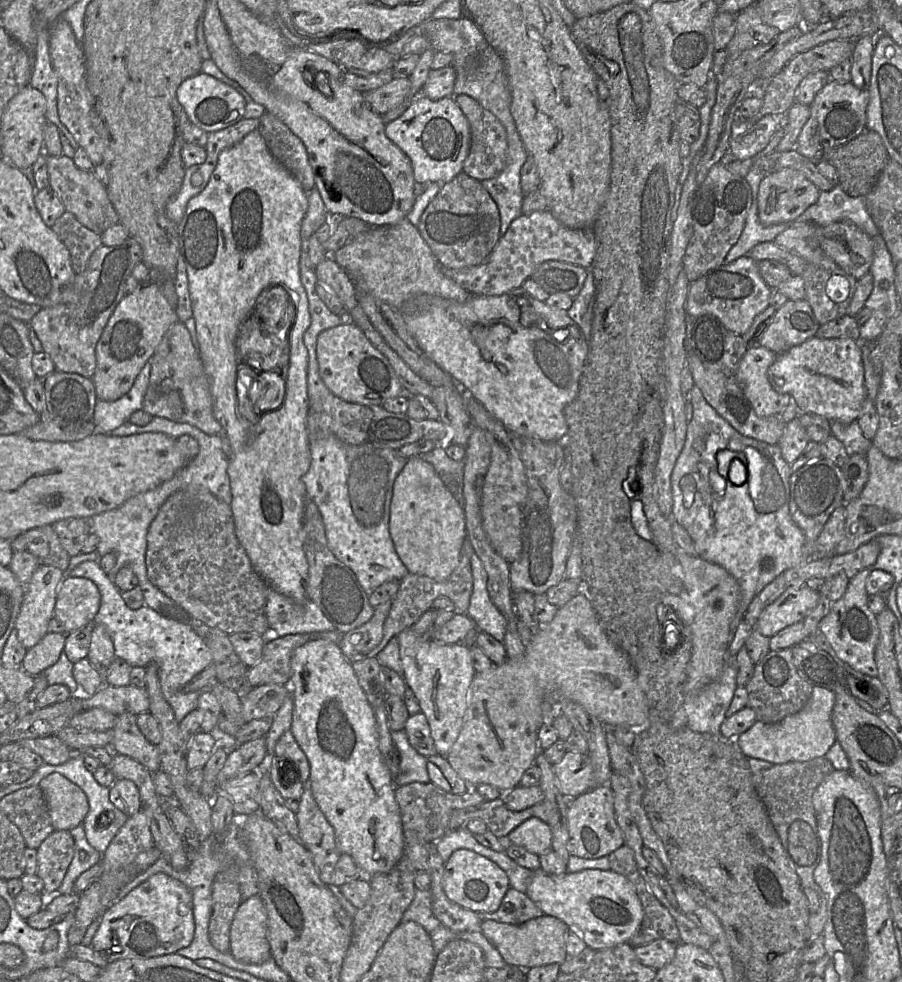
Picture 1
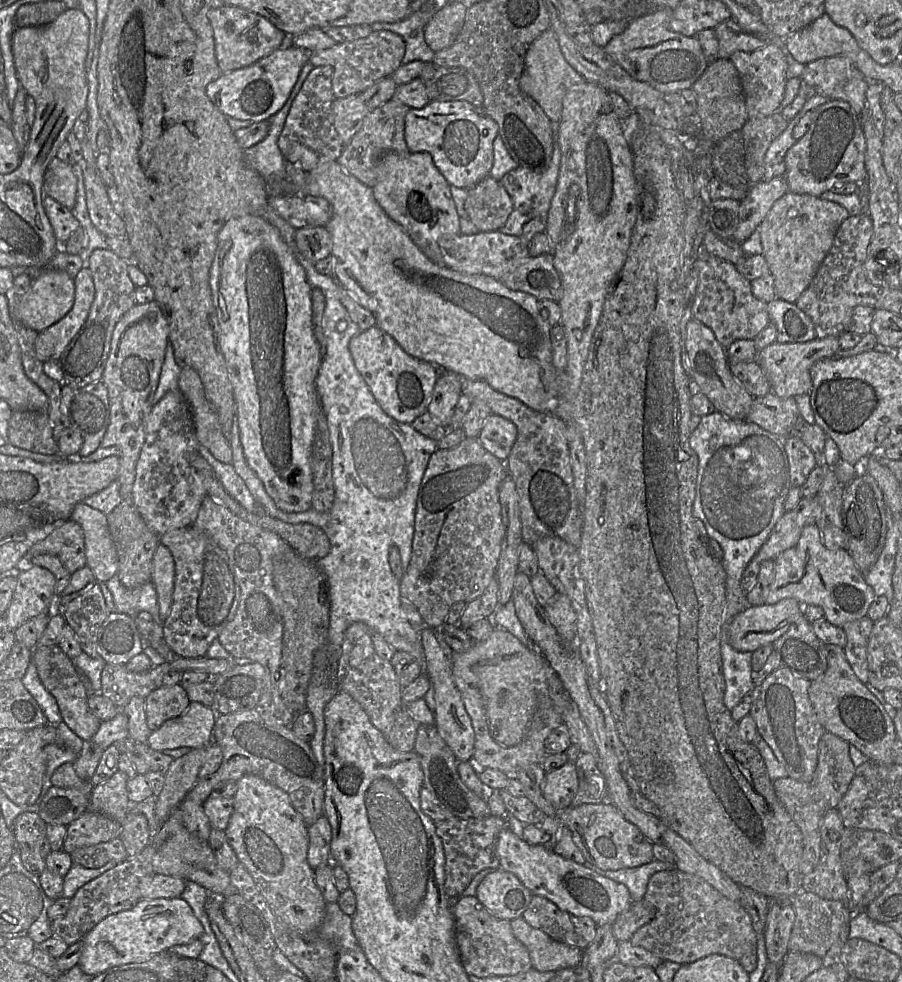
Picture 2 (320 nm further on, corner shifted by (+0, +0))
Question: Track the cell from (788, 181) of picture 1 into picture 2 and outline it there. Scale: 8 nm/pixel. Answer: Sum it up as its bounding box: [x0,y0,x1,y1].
[759,191,849,303]

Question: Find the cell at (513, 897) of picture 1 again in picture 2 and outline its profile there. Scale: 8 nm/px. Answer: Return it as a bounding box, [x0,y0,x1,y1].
[521,895,589,951]

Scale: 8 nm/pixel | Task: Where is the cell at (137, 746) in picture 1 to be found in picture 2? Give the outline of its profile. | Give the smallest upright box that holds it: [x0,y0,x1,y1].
[33,645,102,742]

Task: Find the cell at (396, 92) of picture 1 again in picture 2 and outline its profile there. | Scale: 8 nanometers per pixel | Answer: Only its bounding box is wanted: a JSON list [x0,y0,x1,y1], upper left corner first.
[332,94,370,146]

